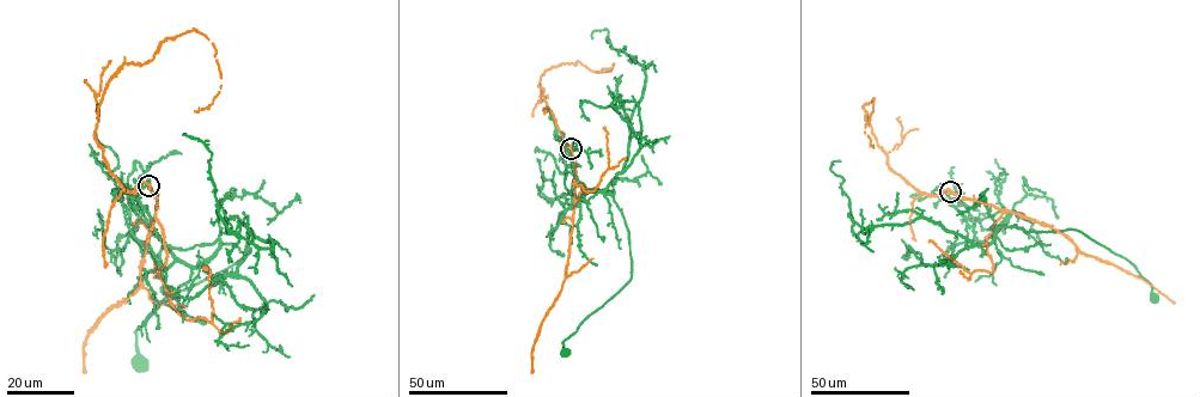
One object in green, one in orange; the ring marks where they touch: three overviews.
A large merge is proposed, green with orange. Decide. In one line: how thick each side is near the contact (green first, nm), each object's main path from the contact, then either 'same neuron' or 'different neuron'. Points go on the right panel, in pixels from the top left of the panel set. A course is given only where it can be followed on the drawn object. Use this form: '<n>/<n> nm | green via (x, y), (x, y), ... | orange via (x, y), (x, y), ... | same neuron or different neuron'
200/480 nm | green via (950, 191), (949, 202), (974, 221), (1004, 211), (990, 228), (1082, 232), (1128, 261), (1153, 298) | orange via (950, 191), (1049, 225), (1079, 251), (1140, 278), (1175, 303) | different neuron

